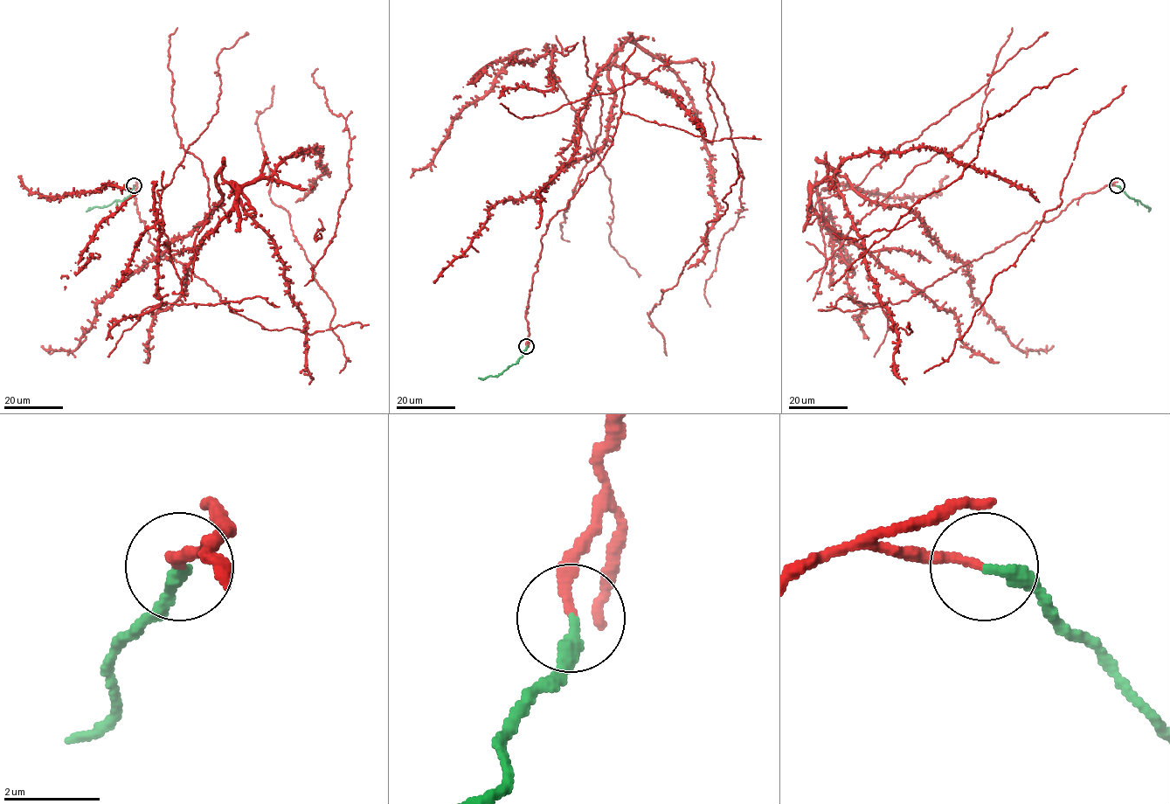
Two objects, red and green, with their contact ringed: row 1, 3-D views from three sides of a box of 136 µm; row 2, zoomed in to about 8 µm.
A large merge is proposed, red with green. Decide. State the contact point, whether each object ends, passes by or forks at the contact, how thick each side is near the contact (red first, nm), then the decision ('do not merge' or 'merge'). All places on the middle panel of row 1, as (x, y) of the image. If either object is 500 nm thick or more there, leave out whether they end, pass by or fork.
at (526, 346); red ends there; green ends there; 180 nm thick on the red side, 300 nm on the other; do not merge

